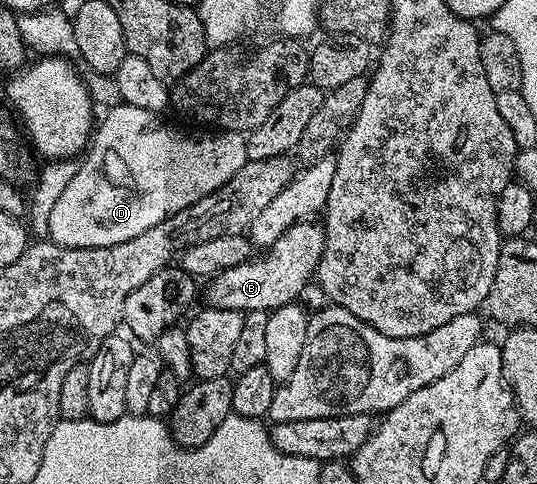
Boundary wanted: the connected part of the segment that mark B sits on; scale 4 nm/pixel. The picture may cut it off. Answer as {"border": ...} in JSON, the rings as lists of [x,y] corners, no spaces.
{"border":[[[313,219],[295,223],[283,231],[279,239],[275,239],[268,251],[262,253],[265,253],[262,257],[254,256],[235,267],[227,267],[223,272],[213,274],[206,284],[210,285],[203,289],[204,304],[210,309],[226,309],[243,314],[251,311],[269,313],[284,305],[294,304],[300,298],[297,296],[308,287],[309,281],[311,285],[317,264],[325,256],[325,226]]]}

